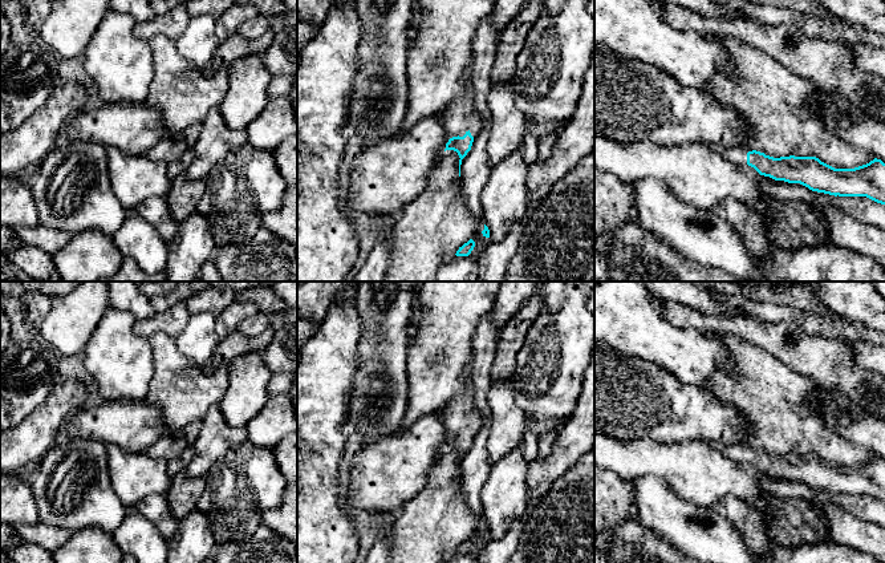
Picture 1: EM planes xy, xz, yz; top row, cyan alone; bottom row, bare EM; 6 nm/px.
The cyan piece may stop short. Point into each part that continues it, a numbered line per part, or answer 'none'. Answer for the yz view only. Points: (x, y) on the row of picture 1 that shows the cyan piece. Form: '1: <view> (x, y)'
1: yz (738, 154)

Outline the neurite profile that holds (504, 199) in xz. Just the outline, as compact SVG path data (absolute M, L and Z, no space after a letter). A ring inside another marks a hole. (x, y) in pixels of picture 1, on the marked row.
M521 150L491 167L490 179L480 194L482 216L490 230L491 242L502 240L527 212L531 201L527 178L528 167Z

